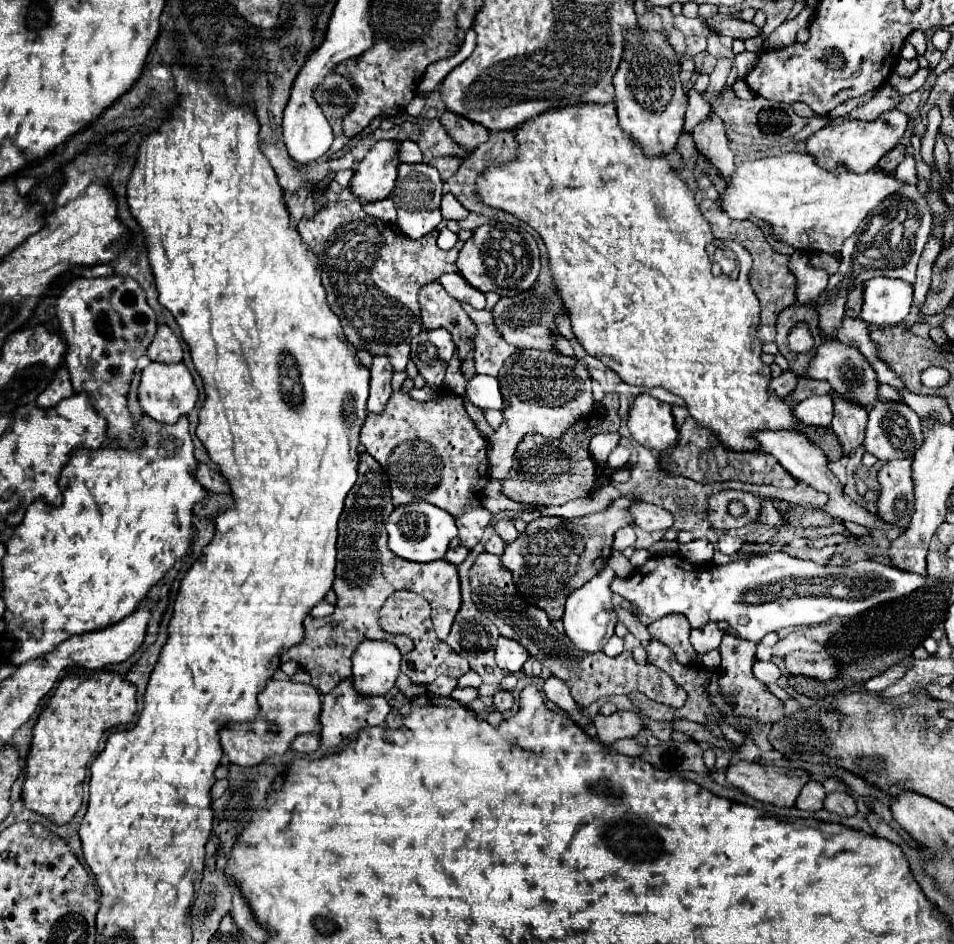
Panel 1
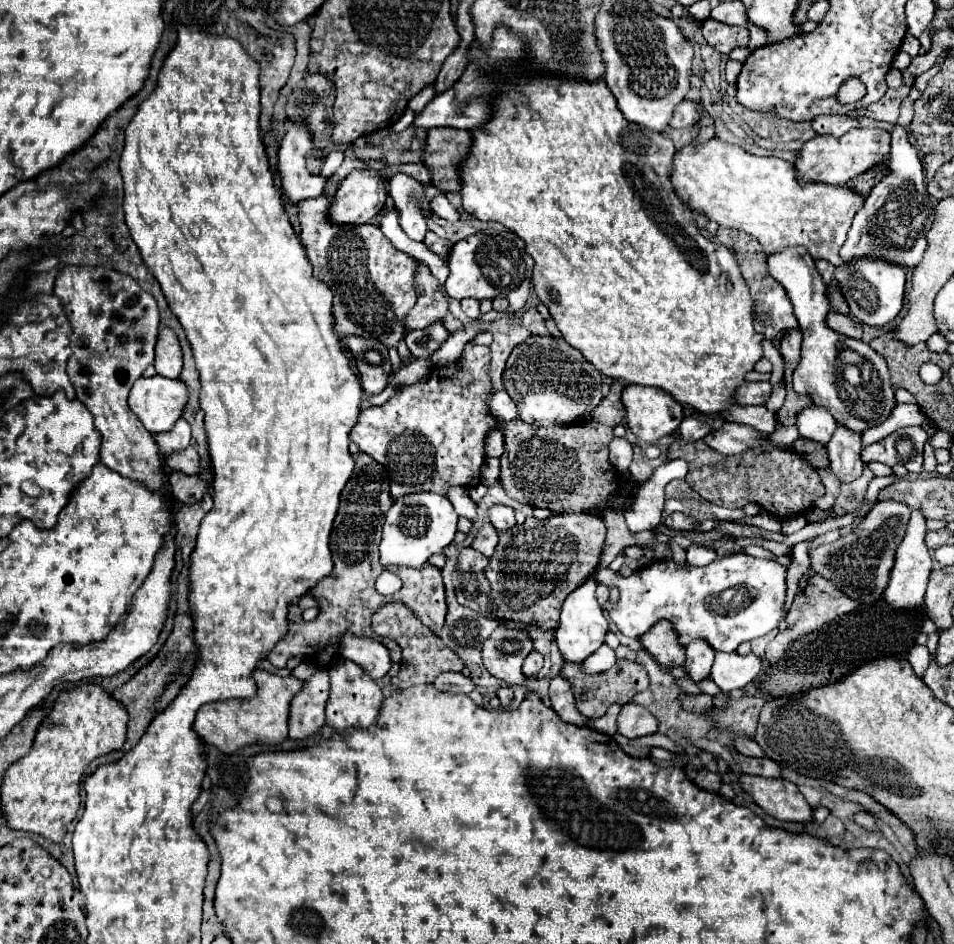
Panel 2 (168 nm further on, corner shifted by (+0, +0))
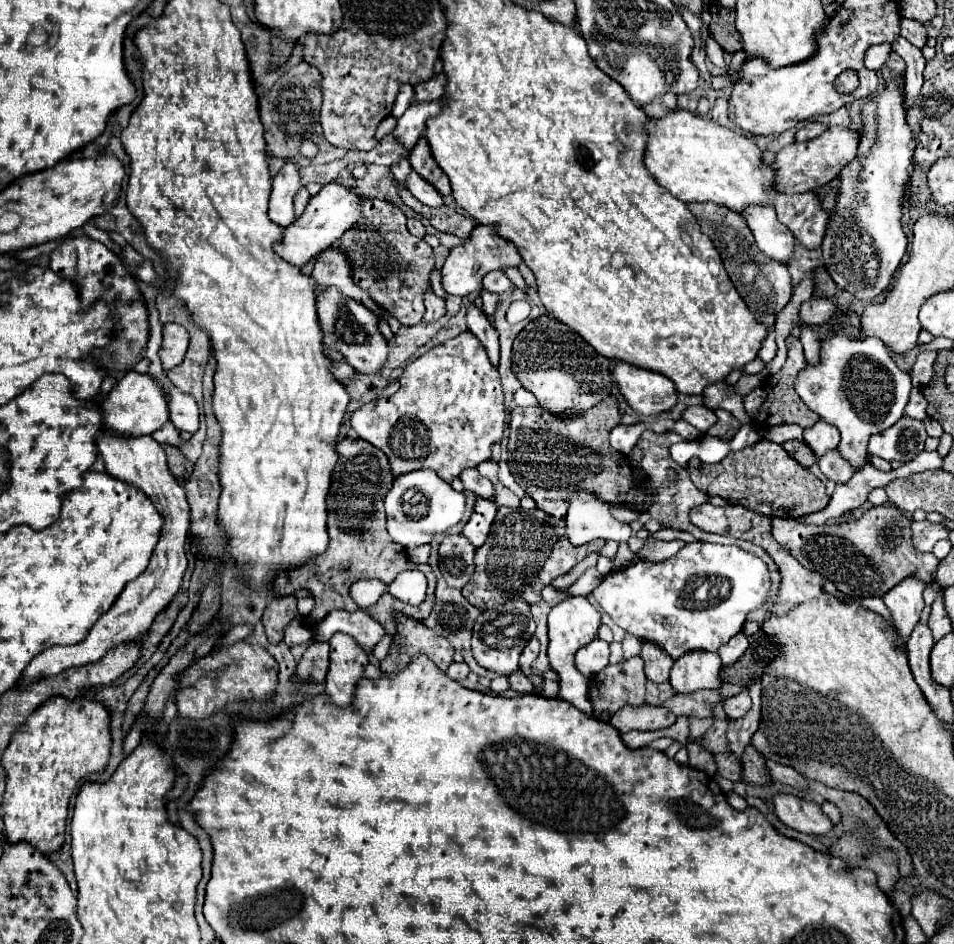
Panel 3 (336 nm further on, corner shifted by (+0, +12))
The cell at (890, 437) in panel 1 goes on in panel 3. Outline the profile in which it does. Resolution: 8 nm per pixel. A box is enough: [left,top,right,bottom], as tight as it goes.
[868,417,928,463]

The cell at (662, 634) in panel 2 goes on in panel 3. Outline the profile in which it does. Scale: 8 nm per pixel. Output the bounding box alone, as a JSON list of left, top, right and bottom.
[640,643,674,683]

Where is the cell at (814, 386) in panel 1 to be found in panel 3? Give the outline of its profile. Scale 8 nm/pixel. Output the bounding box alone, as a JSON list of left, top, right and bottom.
[756,335,820,429]

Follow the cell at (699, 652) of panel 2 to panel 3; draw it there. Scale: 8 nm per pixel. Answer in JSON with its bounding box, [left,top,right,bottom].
[670,651,722,693]

